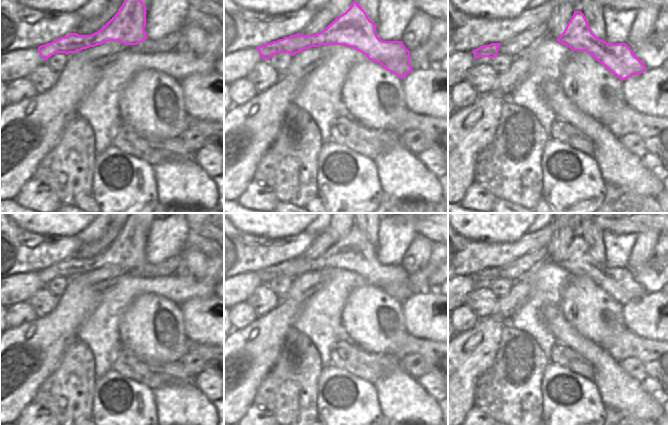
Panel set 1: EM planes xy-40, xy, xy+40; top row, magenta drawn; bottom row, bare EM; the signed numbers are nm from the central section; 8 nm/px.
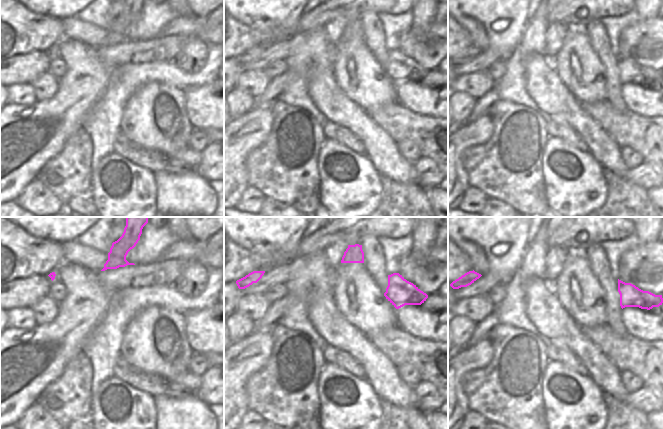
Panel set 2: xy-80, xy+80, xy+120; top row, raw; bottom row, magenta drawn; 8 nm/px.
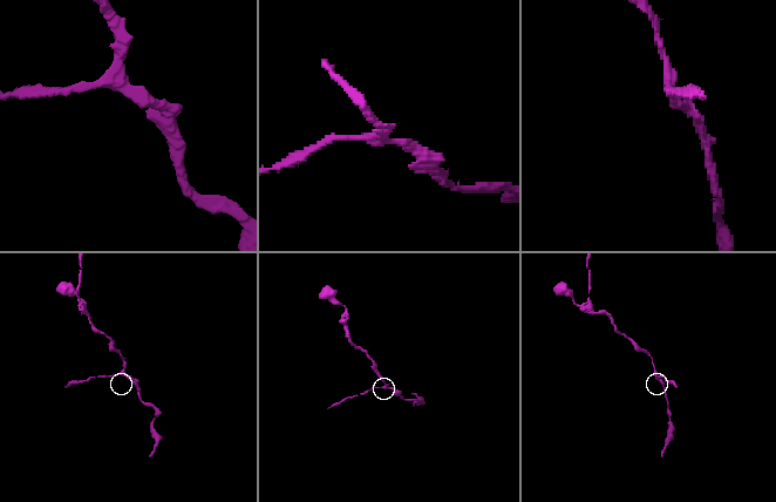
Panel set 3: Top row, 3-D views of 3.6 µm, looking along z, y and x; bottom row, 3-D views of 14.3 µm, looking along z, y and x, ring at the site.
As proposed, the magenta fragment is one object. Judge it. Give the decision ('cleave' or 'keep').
keep

